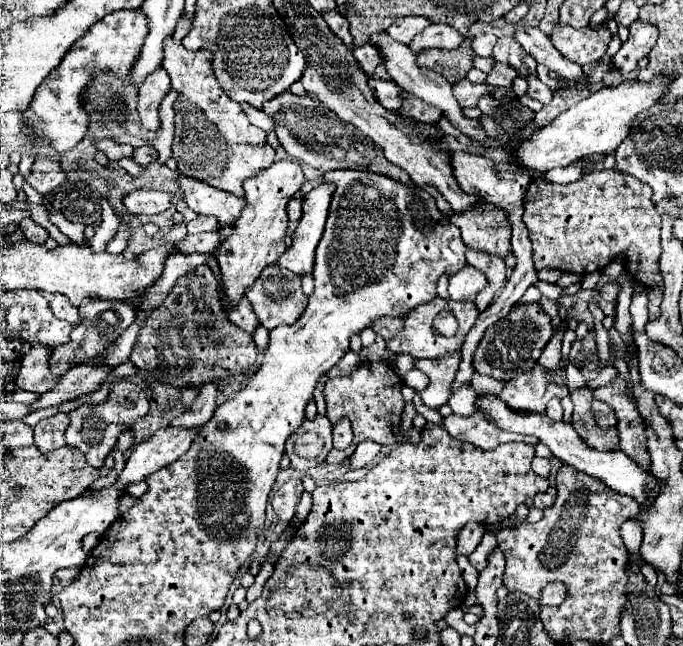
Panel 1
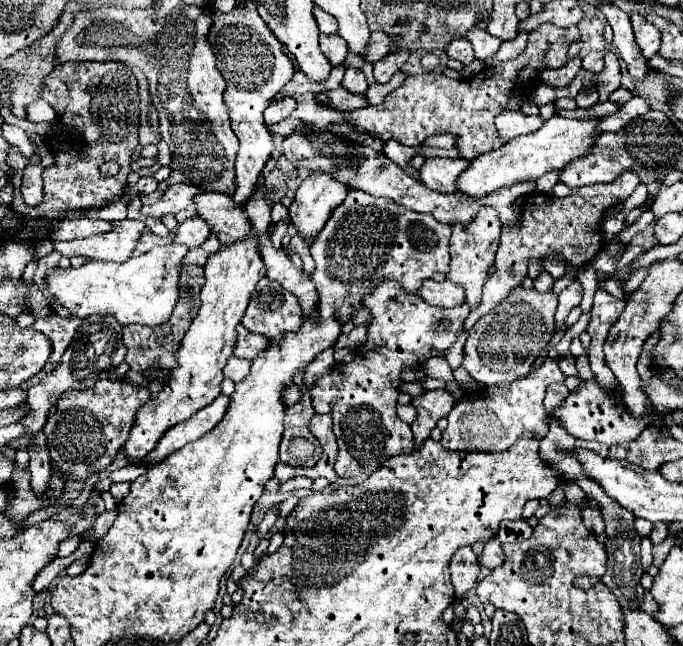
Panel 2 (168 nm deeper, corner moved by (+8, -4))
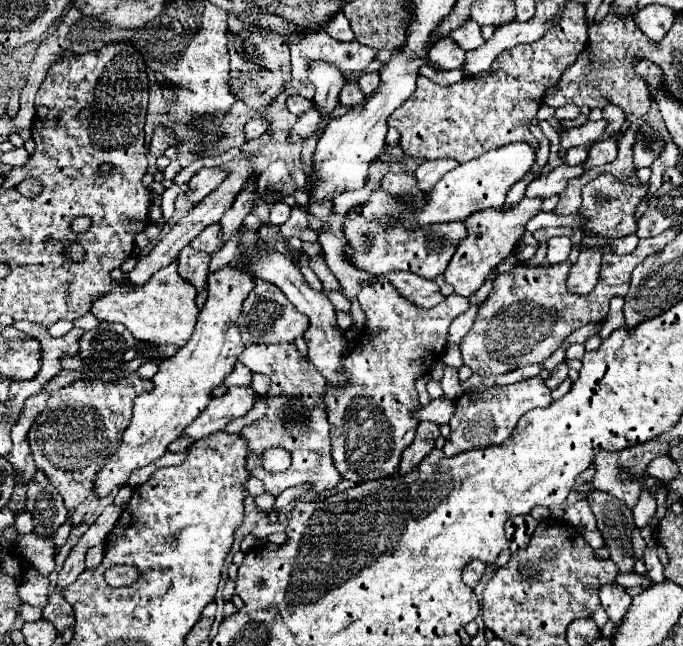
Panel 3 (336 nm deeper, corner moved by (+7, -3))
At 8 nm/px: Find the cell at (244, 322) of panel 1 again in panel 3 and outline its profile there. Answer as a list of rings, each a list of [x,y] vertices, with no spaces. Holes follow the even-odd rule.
[[[254,344],[246,346],[246,350],[238,358],[252,372],[266,374],[272,380],[268,390],[268,412],[262,420],[246,426],[240,434],[248,440],[248,470],[252,476],[260,478],[266,486],[266,492],[278,496],[290,486],[310,482],[314,490],[332,490],[342,476],[332,464],[330,458],[330,424],[326,420],[326,412],[322,406],[322,394],[326,386],[326,378],[312,366],[312,362],[304,360],[294,344]],[[278,446],[290,452],[292,466],[284,472],[268,472],[258,466],[258,458],[262,460],[264,450]]]

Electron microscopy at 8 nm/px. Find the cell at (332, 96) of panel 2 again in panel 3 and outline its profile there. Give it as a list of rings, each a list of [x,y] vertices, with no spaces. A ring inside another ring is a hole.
[[[291,95],[287,99],[287,107],[291,113],[296,116],[300,116],[302,113],[308,111],[311,108],[316,108],[316,103],[314,100],[307,100],[300,95]]]

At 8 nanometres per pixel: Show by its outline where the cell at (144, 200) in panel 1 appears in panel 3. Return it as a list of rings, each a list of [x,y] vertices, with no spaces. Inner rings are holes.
[[[202,168],[188,182],[188,192],[186,192],[188,202],[196,206],[200,200],[204,200],[204,196],[214,192],[224,178],[226,178],[226,170],[222,168]]]

